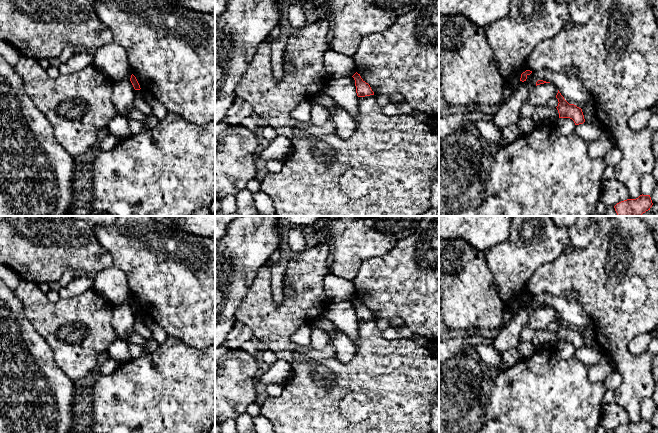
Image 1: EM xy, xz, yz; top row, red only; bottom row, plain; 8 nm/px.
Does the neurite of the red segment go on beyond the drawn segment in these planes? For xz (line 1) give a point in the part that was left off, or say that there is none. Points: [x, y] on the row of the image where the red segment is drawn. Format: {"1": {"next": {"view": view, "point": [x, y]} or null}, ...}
{"1": {"next": null}}

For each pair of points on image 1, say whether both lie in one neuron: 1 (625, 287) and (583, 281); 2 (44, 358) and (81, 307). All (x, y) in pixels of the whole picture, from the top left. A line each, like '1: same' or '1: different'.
1: same
2: different

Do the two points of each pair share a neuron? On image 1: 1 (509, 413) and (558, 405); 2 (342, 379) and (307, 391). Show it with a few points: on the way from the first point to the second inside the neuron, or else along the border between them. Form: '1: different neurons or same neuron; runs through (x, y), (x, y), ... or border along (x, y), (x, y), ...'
1: same neuron; runs through (521, 413), (546, 412)
2: same neuron; runs through (335, 388), (329, 394), (316, 394)

